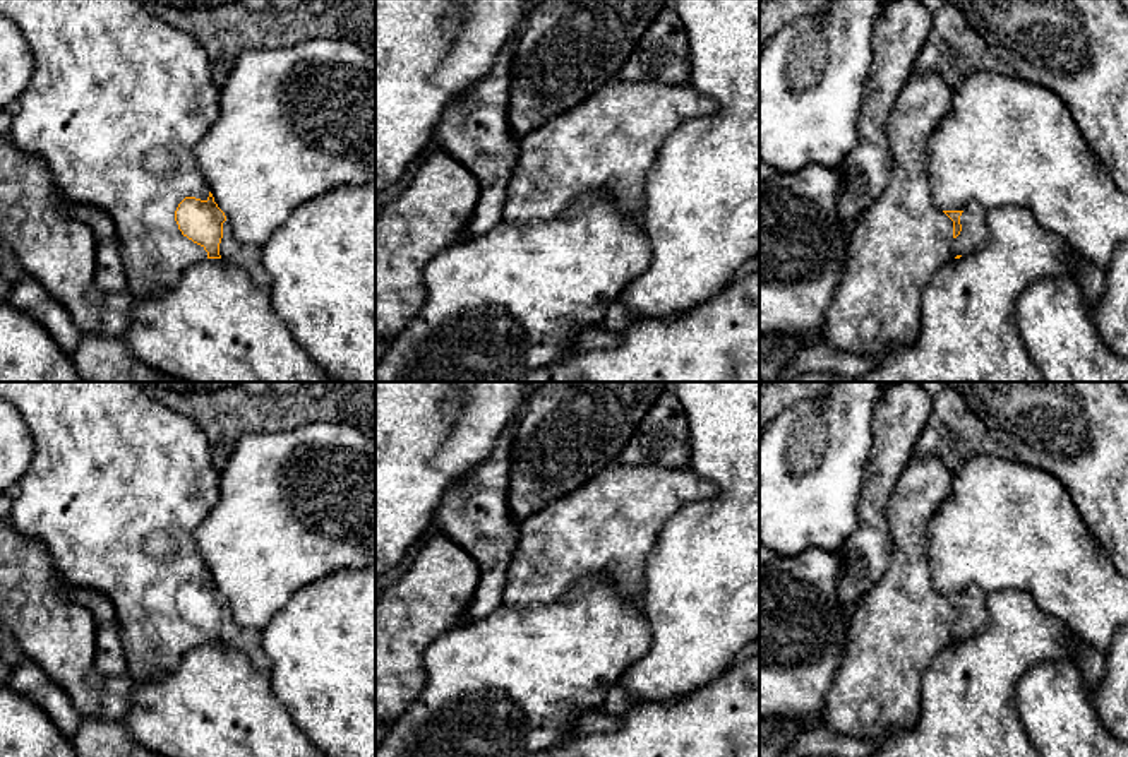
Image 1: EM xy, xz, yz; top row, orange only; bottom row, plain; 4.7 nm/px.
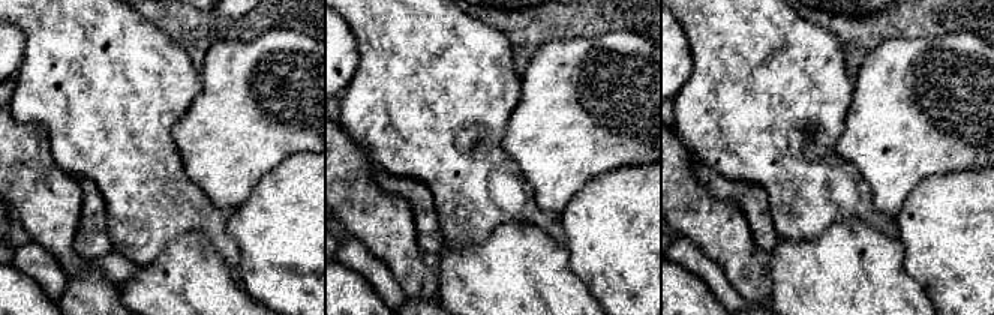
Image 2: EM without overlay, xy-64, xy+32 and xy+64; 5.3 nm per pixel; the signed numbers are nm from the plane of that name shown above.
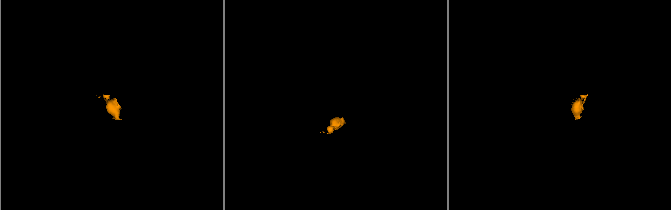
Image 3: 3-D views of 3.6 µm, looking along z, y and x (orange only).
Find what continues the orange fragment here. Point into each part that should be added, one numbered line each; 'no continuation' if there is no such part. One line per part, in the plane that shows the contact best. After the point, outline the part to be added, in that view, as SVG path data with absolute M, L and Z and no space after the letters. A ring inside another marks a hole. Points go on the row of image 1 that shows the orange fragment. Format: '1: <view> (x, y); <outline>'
1: xy (119, 100); M0 0L0 17L21 29L33 55L31 79L12 106L9 140L27 156L39 158L48 166L58 192L69 204L96 206L111 216L129 291L134 296L153 296L175 288L190 265L207 259L204 247L183 236L175 221L175 211L185 197L207 200L211 192L201 173L195 149L219 115L221 86L213 79L204 48L190 34L161 21L137 0Z

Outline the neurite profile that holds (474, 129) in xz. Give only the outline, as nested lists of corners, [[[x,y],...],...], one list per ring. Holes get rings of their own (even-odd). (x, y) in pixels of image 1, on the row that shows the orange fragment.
[[[518,33],[497,53],[490,72],[444,110],[432,147],[470,170],[480,185],[466,240],[487,235],[502,221],[506,190],[519,159],[519,139],[507,122],[509,67]]]

